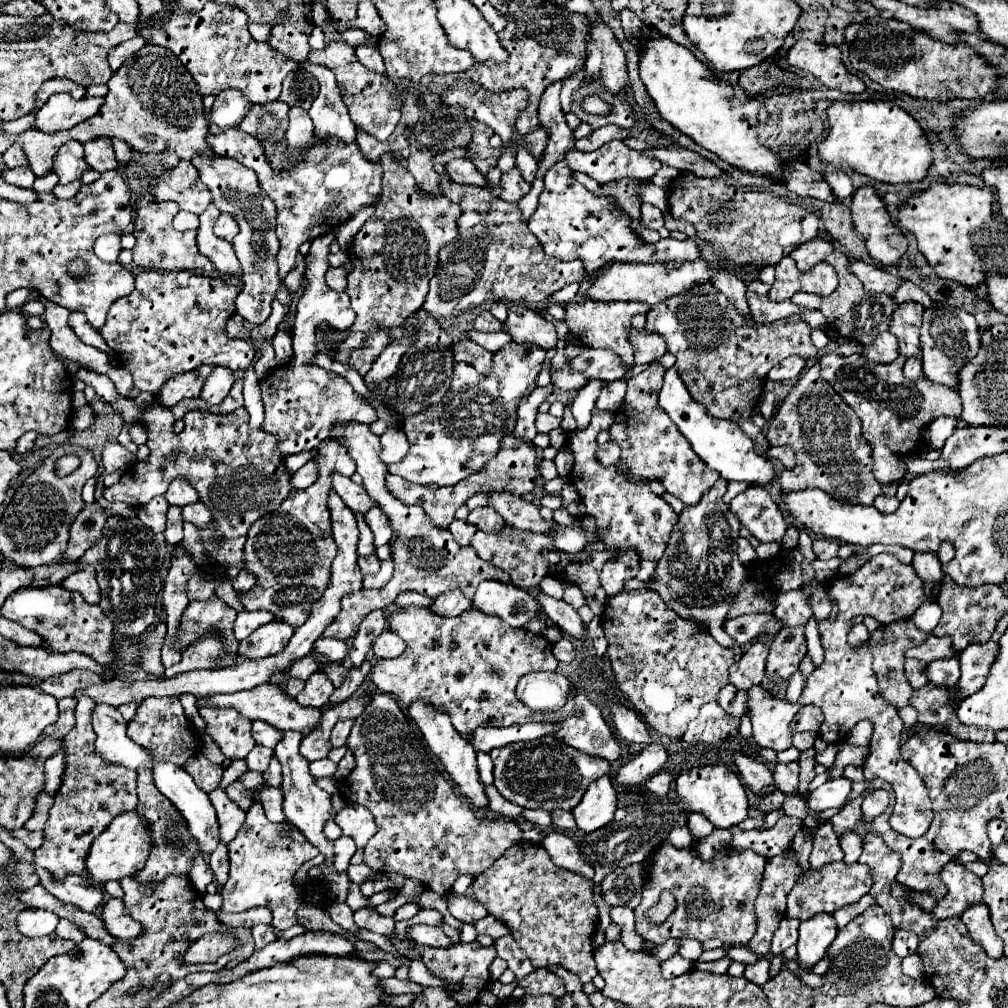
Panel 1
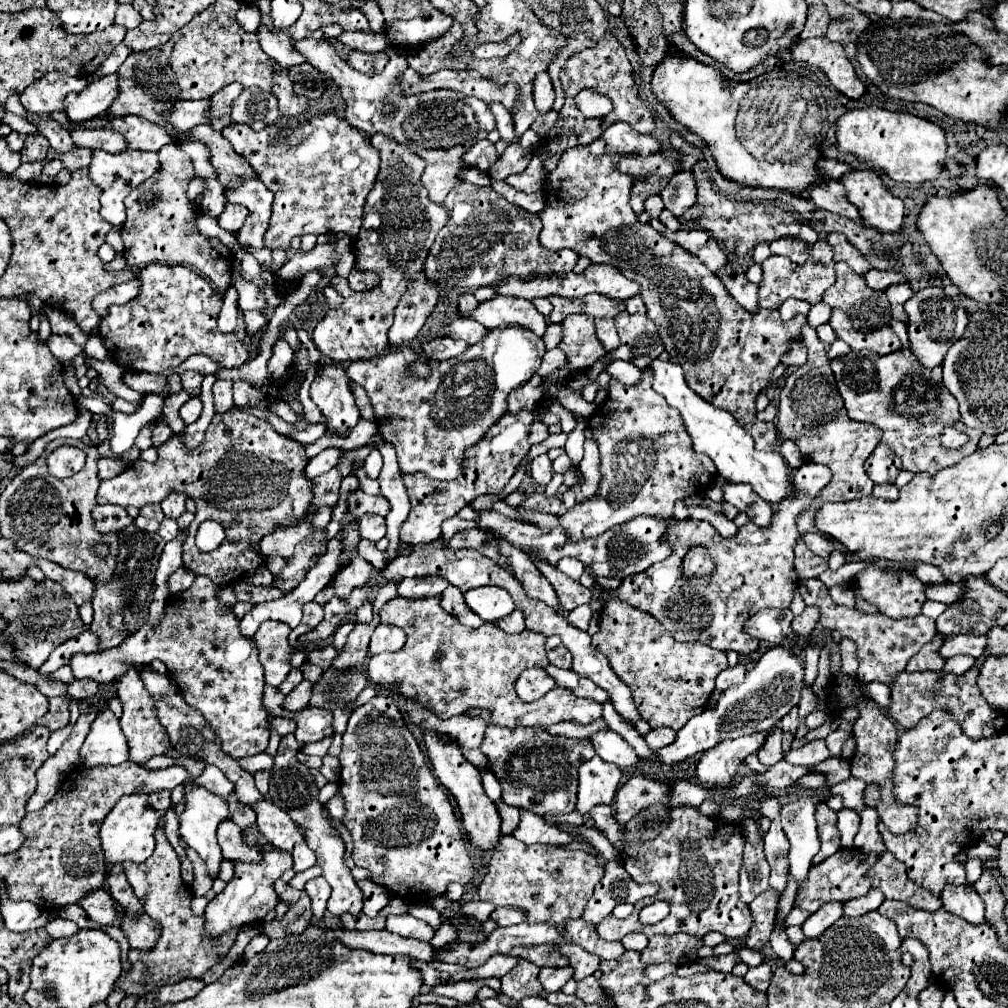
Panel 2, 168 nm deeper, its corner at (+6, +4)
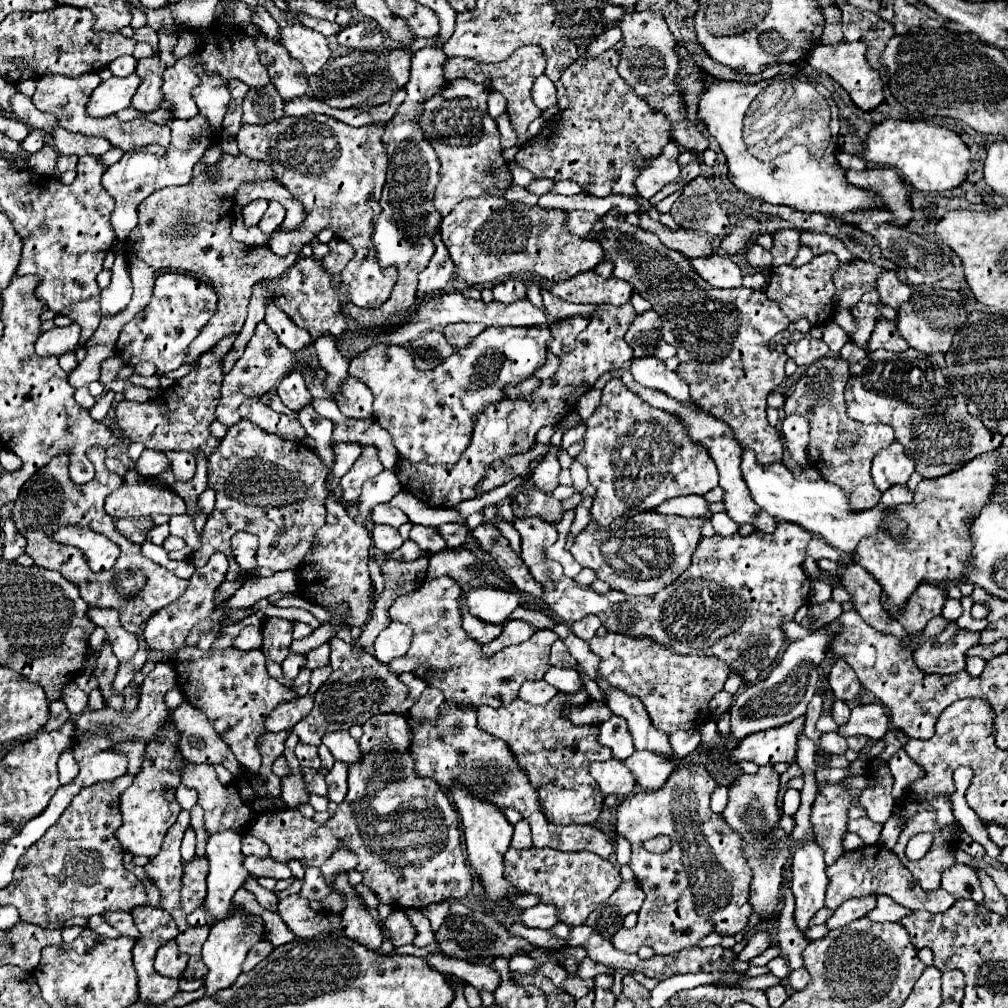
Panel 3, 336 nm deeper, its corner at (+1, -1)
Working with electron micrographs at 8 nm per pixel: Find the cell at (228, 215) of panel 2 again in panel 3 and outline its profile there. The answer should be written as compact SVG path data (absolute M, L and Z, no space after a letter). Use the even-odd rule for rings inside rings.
M253 200L253 202L249 202L243 208L243 222L245 222L245 226L255 226L261 220L265 210L267 210L267 200Z

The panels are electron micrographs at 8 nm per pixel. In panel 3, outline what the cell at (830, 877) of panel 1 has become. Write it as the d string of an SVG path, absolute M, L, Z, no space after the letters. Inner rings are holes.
M875 844L875 846L865 846L853 852L843 852L835 864L827 866L827 876L829 876L829 886L825 894L825 908L837 910L845 900L849 898L863 898L871 894L887 894L891 896L897 904L909 908L909 910L927 910L927 912L945 912L953 906L955 898L945 892L943 888L937 890L923 890L919 888L919 882L913 878L913 874L901 864L901 860L895 856L895 852Z

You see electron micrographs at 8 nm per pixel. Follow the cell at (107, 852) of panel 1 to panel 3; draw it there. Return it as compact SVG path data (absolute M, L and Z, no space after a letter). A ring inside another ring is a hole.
M167 718L167 724L165 728L159 732L159 740L161 744L157 742L149 742L147 744L147 752L145 752L145 762L141 766L141 772L135 776L135 782L121 794L121 804L119 804L119 810L121 810L121 816L123 816L123 822L121 826L117 828L115 832L115 838L119 840L121 848L133 856L147 856L147 858L155 858L159 854L159 848L163 844L163 838L165 838L165 832L171 828L171 824L177 820L177 814L181 810L179 802L175 800L175 790L177 786L181 784L181 776L179 776L179 748L177 748L177 732L175 728L171 728L169 724L171 720Z

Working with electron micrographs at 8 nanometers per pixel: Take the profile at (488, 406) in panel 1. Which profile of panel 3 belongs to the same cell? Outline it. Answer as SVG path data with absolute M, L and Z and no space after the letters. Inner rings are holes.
M493 326L475 336L471 346L457 350L443 364L433 370L417 370L413 362L413 354L405 346L373 346L365 350L365 354L351 360L349 374L369 386L373 392L375 420L391 434L393 444L399 456L417 462L425 462L429 466L437 464L455 464L459 456L465 452L471 440L475 416L487 406L503 400L503 386L509 382L521 382L527 376L533 376L547 362L547 342L551 340L551 332L547 326L543 328L513 328L513 326Z

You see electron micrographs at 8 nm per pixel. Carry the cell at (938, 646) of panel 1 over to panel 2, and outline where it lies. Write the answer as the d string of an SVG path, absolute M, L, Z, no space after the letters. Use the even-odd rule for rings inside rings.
M954 635L954 637L944 639L940 655L944 659L954 657L954 655L972 655L972 657L980 659L980 657L984 657L986 645L988 645L986 635Z

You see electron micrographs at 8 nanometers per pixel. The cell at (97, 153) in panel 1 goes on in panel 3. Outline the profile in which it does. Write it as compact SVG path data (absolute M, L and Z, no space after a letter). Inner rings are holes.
M197 114L195 118L189 118L189 120L173 120L173 122L175 122L175 138L167 148L145 146L141 150L125 152L123 158L117 164L109 166L101 178L103 188L115 200L115 212L111 214L111 226L119 240L125 240L129 236L129 232L135 228L139 202L143 202L151 192L155 192L159 188L191 182L193 166L201 160L203 152L213 142L219 140L217 134L213 134L209 130L209 124L201 114Z

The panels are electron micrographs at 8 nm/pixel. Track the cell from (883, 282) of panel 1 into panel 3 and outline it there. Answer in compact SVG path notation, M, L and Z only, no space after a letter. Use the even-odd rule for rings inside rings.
M803 232L801 242L811 246L815 254L825 254L825 252L833 252L841 262L849 264L851 260L855 260L851 256L851 252L845 248L845 244L841 240L835 240L835 236L829 234L811 234L811 232Z

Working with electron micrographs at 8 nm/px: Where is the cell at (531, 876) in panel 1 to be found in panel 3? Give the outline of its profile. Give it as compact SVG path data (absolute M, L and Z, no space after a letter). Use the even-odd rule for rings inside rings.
M509 848L505 854L505 878L523 894L537 894L543 904L555 906L561 922L585 922L621 884L619 868L593 852L561 852L553 848Z

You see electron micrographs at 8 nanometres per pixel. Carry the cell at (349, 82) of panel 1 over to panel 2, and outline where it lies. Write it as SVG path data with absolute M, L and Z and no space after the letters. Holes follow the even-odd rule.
M352 51L348 65L360 73L366 75L376 75L378 71L382 71L388 63L388 55L382 53L360 53L360 51Z

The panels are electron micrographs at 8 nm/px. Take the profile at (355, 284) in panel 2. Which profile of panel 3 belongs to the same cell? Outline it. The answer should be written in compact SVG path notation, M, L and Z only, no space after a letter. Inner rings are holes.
M325 114L285 116L265 126L241 126L235 136L241 154L269 164L275 180L279 180L305 210L299 228L291 232L279 228L271 234L271 252L279 256L287 256L289 252L299 254L303 244L309 244L313 236L329 228L335 232L335 238L355 248L354 257L341 272L341 280L349 284L351 302L361 308L379 308L397 282L397 268L381 268L371 242L373 216L381 212L379 198L387 172L387 150L381 136L383 126L379 124L353 128Z

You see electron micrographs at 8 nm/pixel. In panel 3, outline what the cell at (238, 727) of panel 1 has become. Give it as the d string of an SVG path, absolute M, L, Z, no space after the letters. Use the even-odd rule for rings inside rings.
M213 554L203 568L197 568L189 578L189 588L183 592L183 596L147 620L147 646L155 654L171 658L171 664L179 674L179 686L185 690L185 700L211 720L217 734L223 738L223 742L227 742L247 772L259 772L261 752L257 742L259 736L267 734L265 718L281 702L297 698L295 692L287 690L267 674L265 656L261 650L239 652L239 648L229 646L223 652L213 648L205 652L185 642L191 628L215 610L215 588L219 588L225 574L227 558L223 554Z

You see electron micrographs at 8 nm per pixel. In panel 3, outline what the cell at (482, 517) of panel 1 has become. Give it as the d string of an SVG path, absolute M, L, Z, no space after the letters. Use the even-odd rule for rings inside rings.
M643 512L631 518L623 516L609 528L599 528L595 522L589 522L589 526L575 536L571 554L581 566L595 570L597 578L609 582L613 590L633 596L649 596L671 584L691 564L691 554L695 552L701 538L701 522L709 516L711 512L701 518Z

